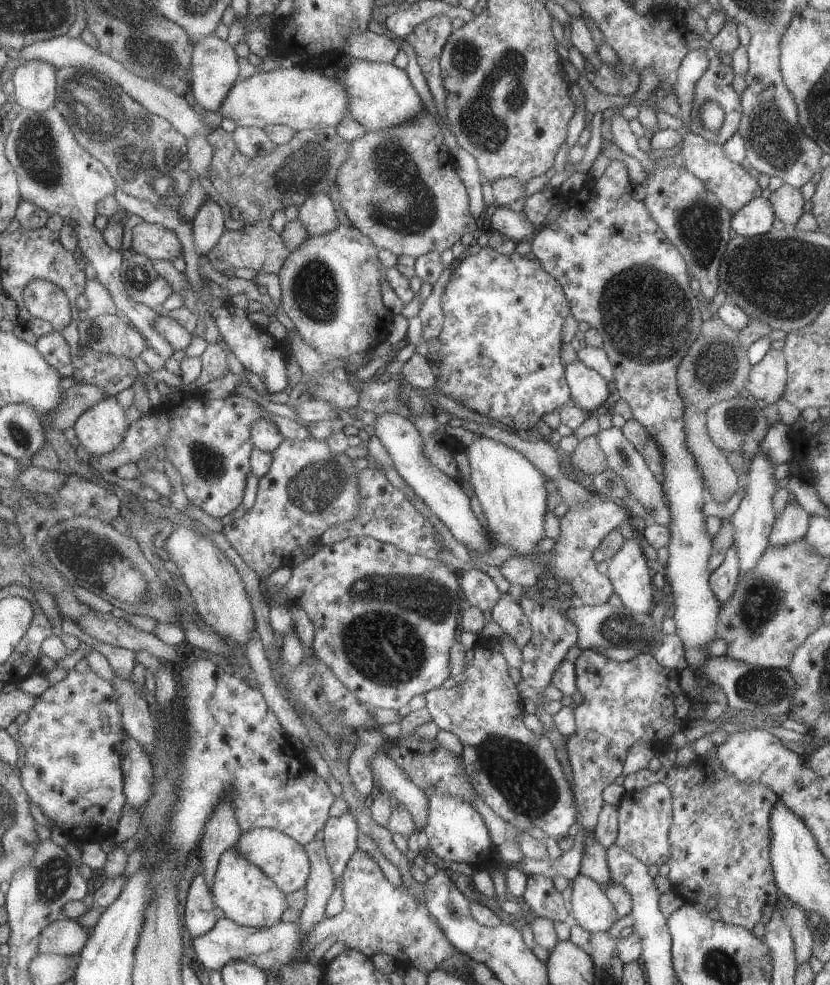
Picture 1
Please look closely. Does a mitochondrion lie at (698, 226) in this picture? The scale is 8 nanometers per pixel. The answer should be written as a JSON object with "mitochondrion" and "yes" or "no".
{"mitochondrion":"yes"}

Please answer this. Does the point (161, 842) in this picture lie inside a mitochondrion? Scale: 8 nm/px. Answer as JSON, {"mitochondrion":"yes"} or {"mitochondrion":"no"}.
{"mitochondrion":"no"}

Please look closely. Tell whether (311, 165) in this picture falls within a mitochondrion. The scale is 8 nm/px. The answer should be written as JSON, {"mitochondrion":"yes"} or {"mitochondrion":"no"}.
{"mitochondrion":"yes"}

